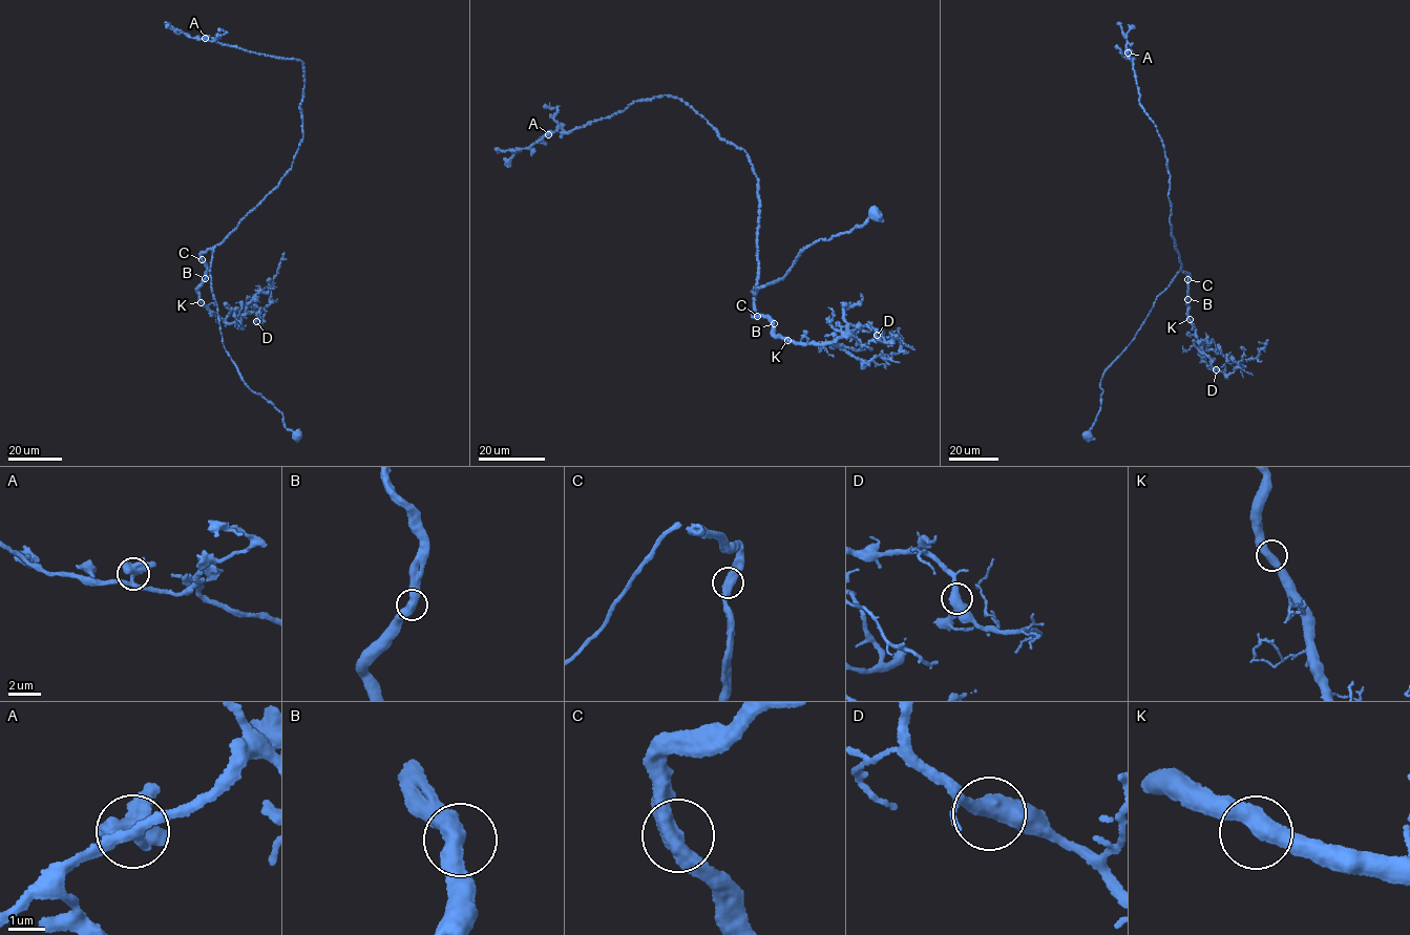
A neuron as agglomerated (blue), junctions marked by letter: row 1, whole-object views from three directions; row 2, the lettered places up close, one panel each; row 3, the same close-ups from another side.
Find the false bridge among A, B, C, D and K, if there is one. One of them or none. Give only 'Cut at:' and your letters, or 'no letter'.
Cut at: no letter

